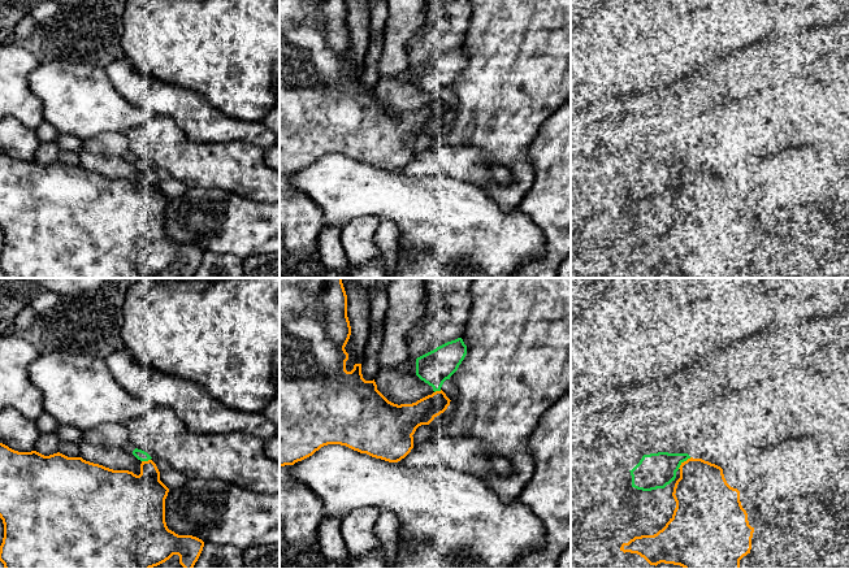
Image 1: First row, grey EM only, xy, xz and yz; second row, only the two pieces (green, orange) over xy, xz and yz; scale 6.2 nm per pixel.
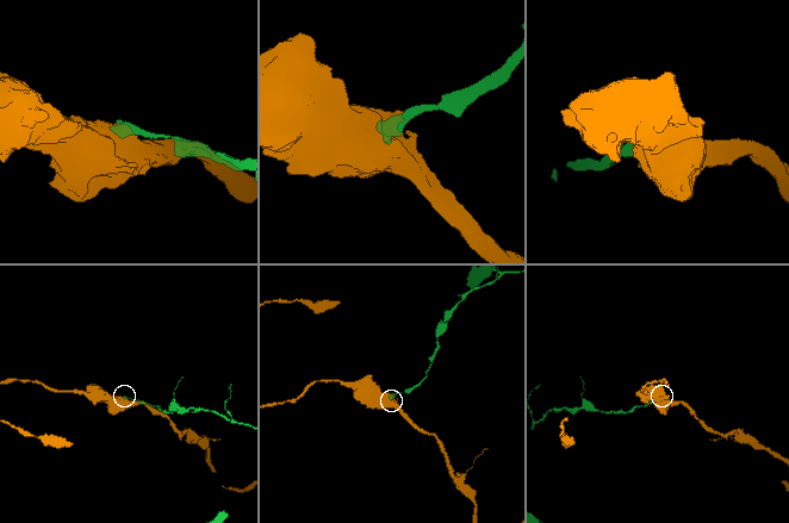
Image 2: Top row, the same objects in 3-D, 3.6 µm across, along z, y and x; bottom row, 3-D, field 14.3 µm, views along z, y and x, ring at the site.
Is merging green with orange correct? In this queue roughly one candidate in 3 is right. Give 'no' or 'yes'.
no

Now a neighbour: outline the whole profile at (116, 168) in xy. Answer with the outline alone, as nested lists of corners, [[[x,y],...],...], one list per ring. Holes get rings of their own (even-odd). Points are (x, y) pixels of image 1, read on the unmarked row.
[[[82,151],[79,153],[79,166],[113,179],[129,179],[137,184],[140,183],[142,170],[121,157],[95,155]]]

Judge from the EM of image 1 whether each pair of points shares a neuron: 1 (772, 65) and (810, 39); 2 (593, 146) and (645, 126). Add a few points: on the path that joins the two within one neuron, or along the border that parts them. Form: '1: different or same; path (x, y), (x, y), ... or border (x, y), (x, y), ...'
1: same; path (782, 57), (795, 55), (801, 48)
2: same; path (605, 137), (632, 133)

